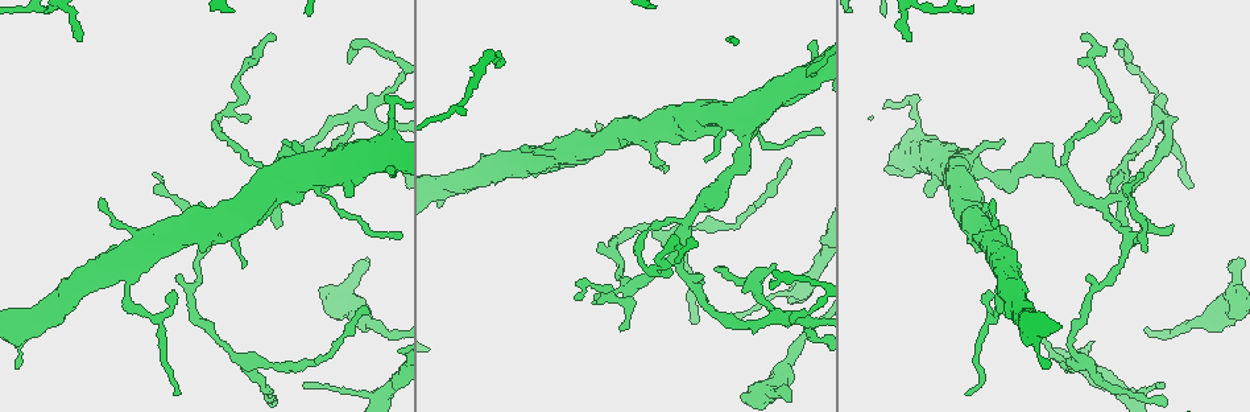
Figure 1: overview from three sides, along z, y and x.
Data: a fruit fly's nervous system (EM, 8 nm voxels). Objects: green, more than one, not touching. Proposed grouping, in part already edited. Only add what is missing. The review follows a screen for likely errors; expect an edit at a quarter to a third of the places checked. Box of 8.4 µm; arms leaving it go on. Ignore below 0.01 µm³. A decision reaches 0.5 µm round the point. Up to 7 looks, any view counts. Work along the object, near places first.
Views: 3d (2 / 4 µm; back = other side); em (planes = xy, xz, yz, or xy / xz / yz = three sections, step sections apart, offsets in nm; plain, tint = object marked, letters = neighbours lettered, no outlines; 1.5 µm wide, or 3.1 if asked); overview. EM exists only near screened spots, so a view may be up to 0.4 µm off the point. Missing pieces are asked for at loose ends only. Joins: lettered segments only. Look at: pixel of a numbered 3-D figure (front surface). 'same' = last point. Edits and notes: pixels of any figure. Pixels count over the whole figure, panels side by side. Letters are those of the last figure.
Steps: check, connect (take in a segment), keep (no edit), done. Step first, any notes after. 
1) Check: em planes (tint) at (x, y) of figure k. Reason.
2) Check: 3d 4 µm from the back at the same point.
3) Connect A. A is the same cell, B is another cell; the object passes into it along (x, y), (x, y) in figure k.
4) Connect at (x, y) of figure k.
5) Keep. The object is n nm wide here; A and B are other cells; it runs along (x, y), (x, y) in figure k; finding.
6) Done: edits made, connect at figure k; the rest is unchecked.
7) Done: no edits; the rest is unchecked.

Check: 3d 4 µm from the back at (102, 201) of figure 1. Tapers out.

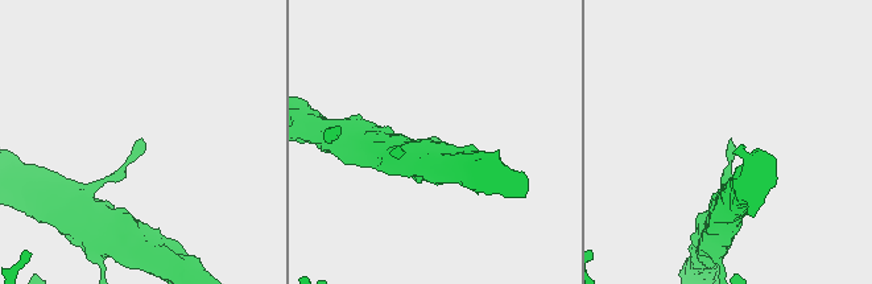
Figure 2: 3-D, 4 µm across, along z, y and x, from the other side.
Check: em planes (letters) at (142, 144) of figure 2. Shape alone is not enough.

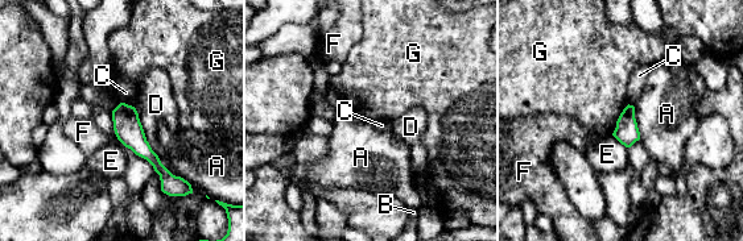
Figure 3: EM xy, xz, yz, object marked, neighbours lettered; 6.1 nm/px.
Keep. The longest contact is with D, 500 nm; A, B, C, D, E, F and G are other cells; it runs along (122, 107), (129, 133), (169, 177) in figure 3; none of them fits.

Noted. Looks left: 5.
Check: em planes (letters) at (1159, 388) of figure 1. An open end.

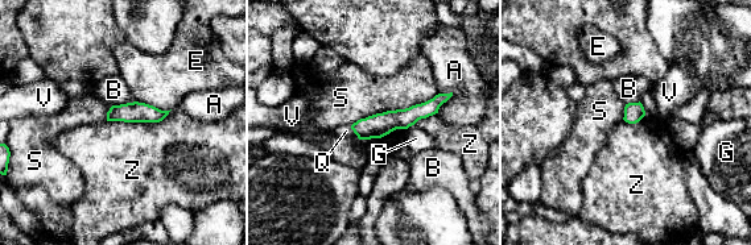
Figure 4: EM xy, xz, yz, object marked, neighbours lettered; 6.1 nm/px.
Connect at (346, 131) of figure 4. The object is 120 nm wide here; Q is the same cell, A, B, E, G, S, V and Z are other cells; the neuron continues.

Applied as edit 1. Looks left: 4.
Check: em planes (letters) at (966, 392) of figure 1. Free end.

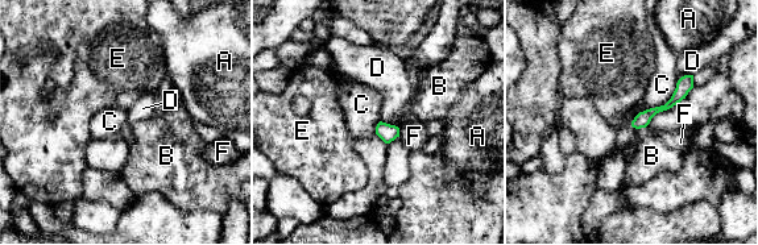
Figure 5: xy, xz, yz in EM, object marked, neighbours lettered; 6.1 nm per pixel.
Keep. The object is 90 nm wide here; the longest contact is with C, 340 nm; A, B, C, D, E and F are other cells; no lettered segment goes on from it.

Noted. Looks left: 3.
Done: edits made, connect at figure 4; the rest is unchecked.

